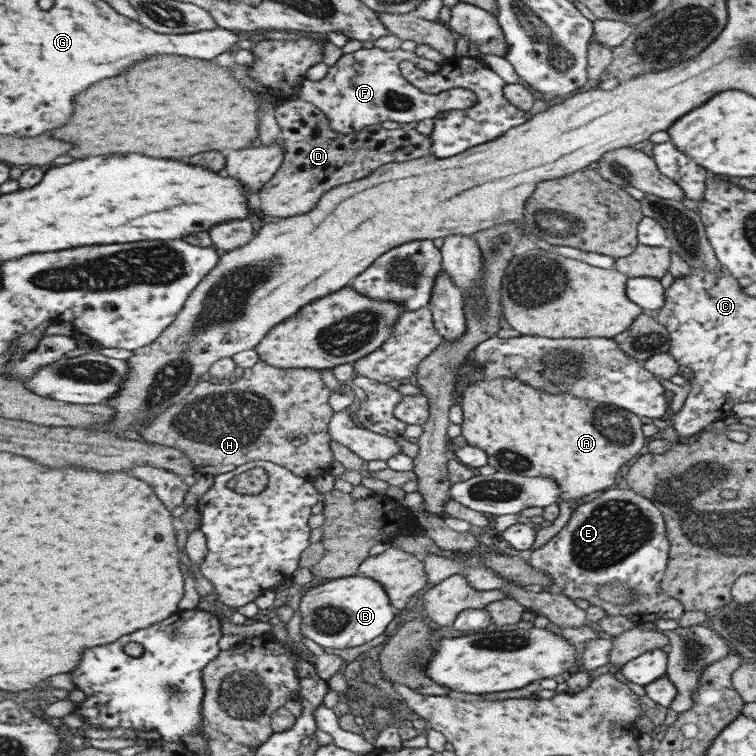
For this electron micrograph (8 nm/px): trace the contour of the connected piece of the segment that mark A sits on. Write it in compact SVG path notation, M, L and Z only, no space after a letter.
M517 377L475 381L462 392L461 404L461 434L469 445L487 452L489 466L497 472L555 479L559 485L557 504L561 501L581 500L581 496L609 488L615 482L615 474L619 472L619 468L645 446L645 437L641 434L642 424L636 414L615 405L573 398L571 393L543 392Z

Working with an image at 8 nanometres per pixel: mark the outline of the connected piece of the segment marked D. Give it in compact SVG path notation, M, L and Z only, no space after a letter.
M301 97L290 101L283 102L275 108L275 117L282 131L279 139L285 148L285 158L278 173L266 184L265 187L256 195L256 207L259 208L258 213L271 218L287 219L291 216L307 214L314 210L322 196L336 186L346 185L347 183L361 180L369 177L371 173L379 169L383 165L393 162L407 162L409 160L417 160L421 157L427 157L433 154L433 138L431 135L423 135L417 132L415 128L400 126L397 129L388 130L381 126L367 126L367 130L363 128L361 132L353 132L353 134L339 134L333 130L331 120L327 118L327 114L321 110L315 103L307 102Z

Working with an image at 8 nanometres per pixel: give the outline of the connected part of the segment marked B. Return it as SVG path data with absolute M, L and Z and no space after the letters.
M365 575L336 578L311 588L301 598L301 634L322 647L355 648L381 636L395 621L398 609L391 604L385 585Z

